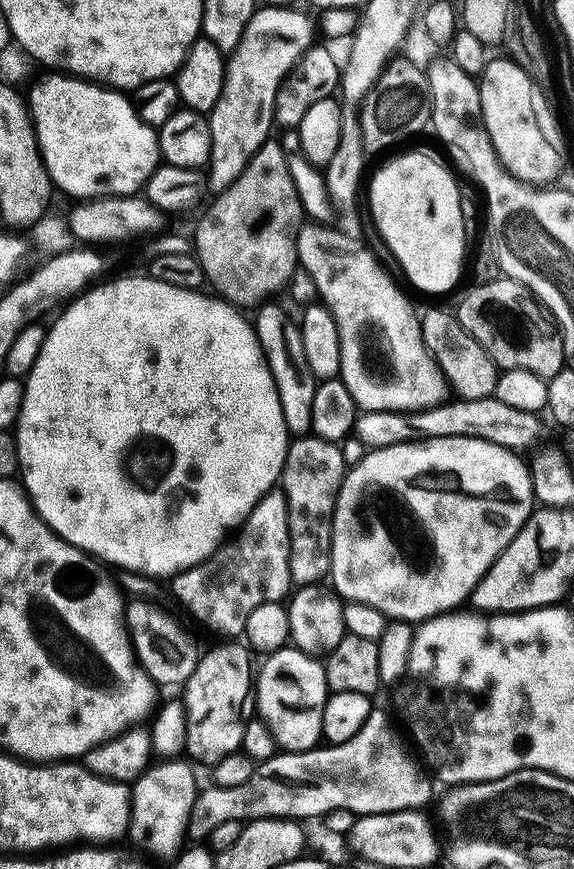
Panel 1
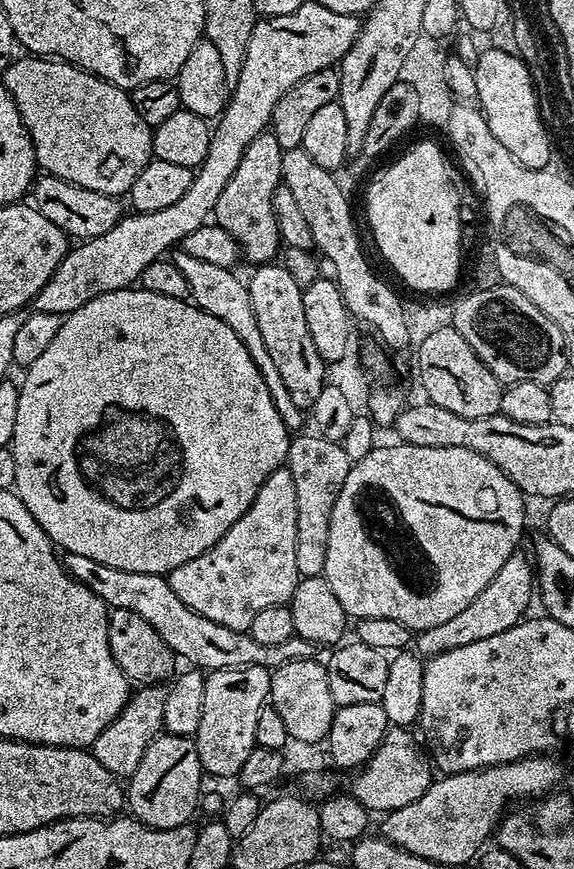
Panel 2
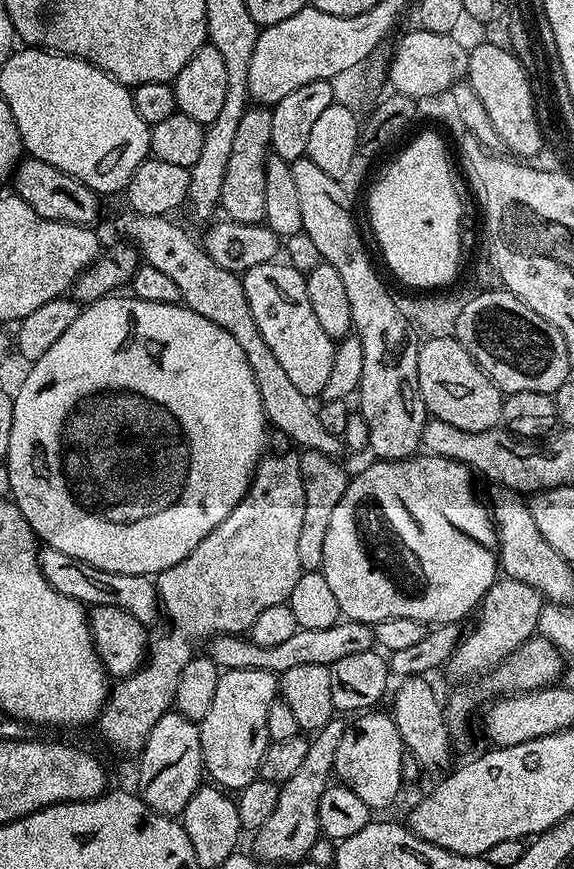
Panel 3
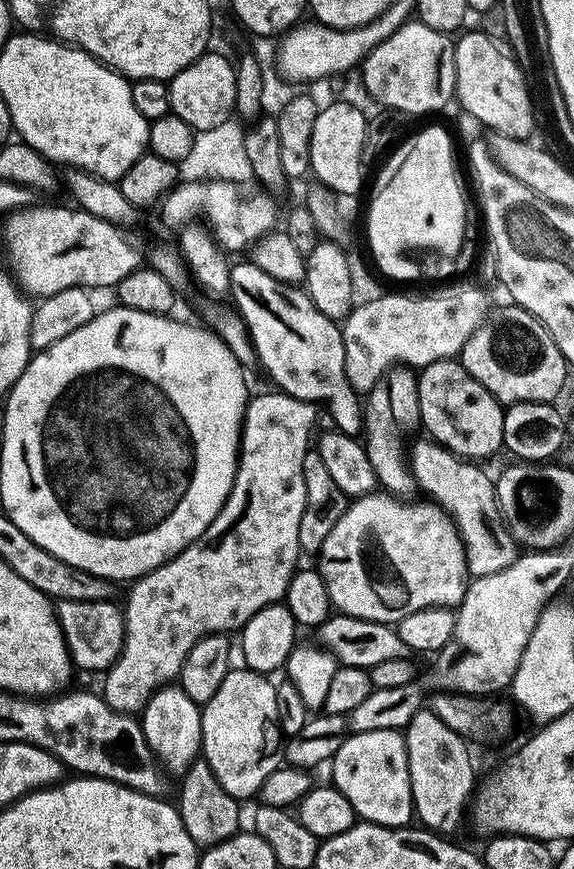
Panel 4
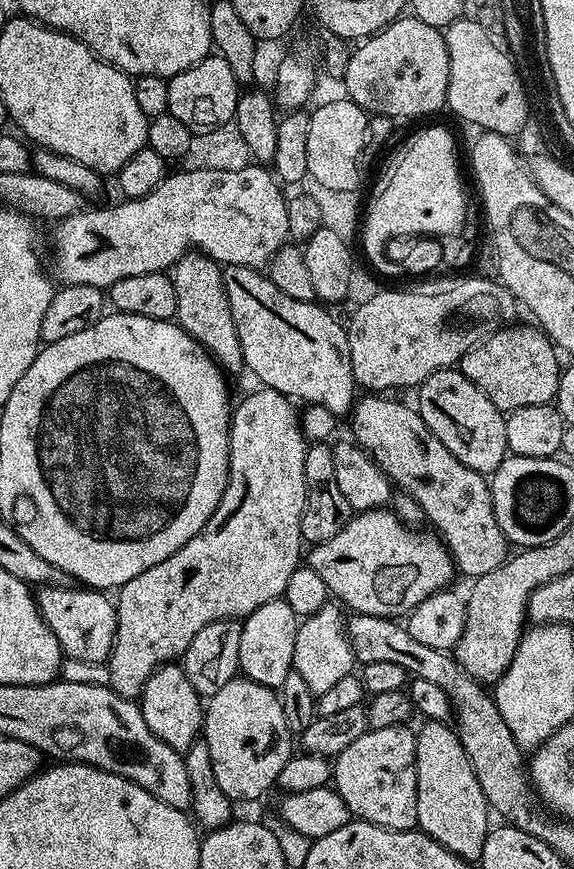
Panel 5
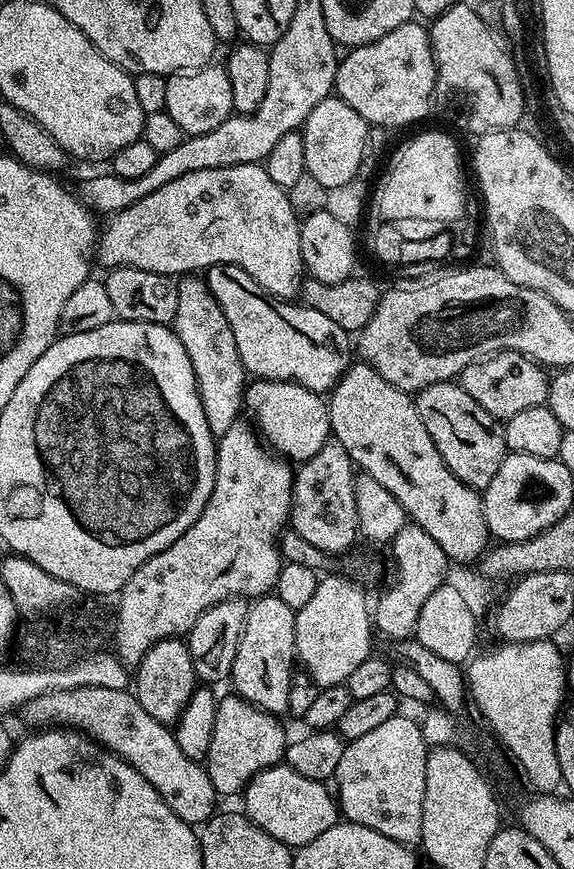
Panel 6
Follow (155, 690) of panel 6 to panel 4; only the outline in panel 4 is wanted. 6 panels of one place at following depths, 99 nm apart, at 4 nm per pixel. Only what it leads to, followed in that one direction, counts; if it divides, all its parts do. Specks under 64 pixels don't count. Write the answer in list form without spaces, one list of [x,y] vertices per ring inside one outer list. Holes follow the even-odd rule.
[[[165,686],[152,696],[142,713],[142,727],[148,748],[161,769],[183,774],[201,755],[201,705],[196,704],[178,686]]]

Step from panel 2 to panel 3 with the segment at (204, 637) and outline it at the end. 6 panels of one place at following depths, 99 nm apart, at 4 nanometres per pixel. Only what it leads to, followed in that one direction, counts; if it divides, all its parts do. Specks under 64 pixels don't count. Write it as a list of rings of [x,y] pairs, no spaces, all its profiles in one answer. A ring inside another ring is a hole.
[[[47,546],[39,549],[38,559],[40,562],[40,570],[46,578],[46,582],[50,582],[50,586],[54,586],[54,590],[58,590],[58,594],[66,594],[66,598],[74,598],[85,606],[95,606],[97,604],[101,604],[102,606],[118,606],[118,610],[126,610],[126,614],[134,614],[134,618],[138,618],[138,622],[142,622],[145,626],[152,626],[152,623],[155,622],[156,612],[158,616],[158,609],[160,608],[160,598],[152,576],[139,576],[138,574],[118,574],[117,572],[111,572],[110,570],[98,570],[98,566],[90,566],[90,562],[82,562],[78,558],[70,558],[70,554],[62,554],[62,550],[54,550],[53,548]],[[344,618],[326,630],[299,629],[294,634],[290,634],[286,642],[278,646],[258,646],[244,634],[221,634],[211,637],[207,644],[206,654],[221,670],[253,668],[279,674],[294,666],[306,666],[307,664],[327,666],[338,662],[338,658],[346,658],[346,654],[367,652],[373,647],[374,632],[369,625],[362,624],[358,620]]]

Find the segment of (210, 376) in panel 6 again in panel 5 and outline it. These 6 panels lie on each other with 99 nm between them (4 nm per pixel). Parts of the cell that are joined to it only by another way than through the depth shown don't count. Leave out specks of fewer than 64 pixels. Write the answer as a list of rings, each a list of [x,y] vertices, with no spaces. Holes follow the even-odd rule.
[[[198,251],[183,255],[171,271],[174,294],[177,299],[175,319],[227,373],[238,372],[245,367],[241,344],[234,326],[233,311],[230,310],[229,296],[226,294],[223,269],[216,261]]]

